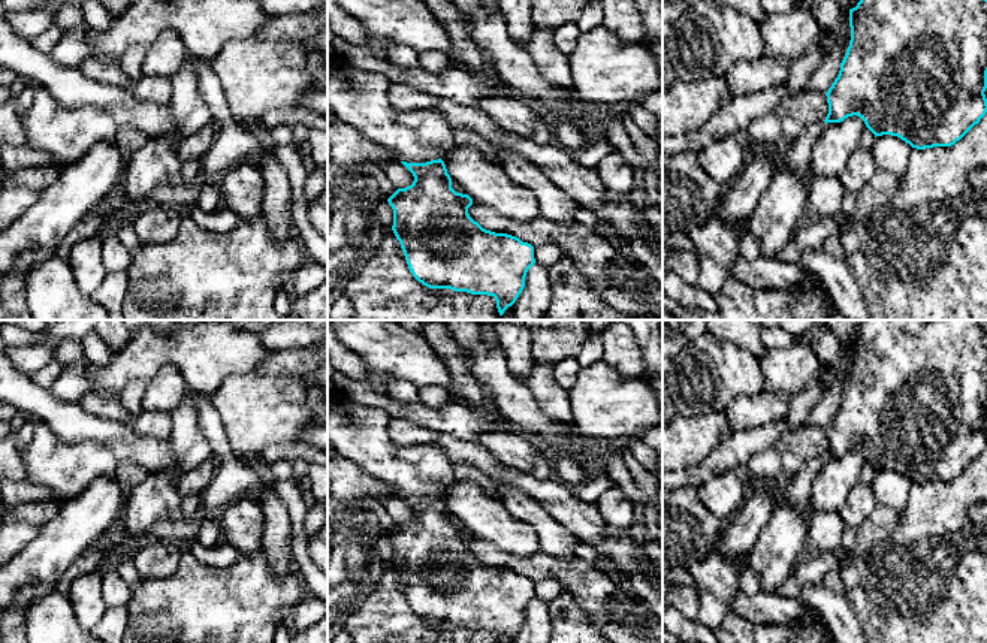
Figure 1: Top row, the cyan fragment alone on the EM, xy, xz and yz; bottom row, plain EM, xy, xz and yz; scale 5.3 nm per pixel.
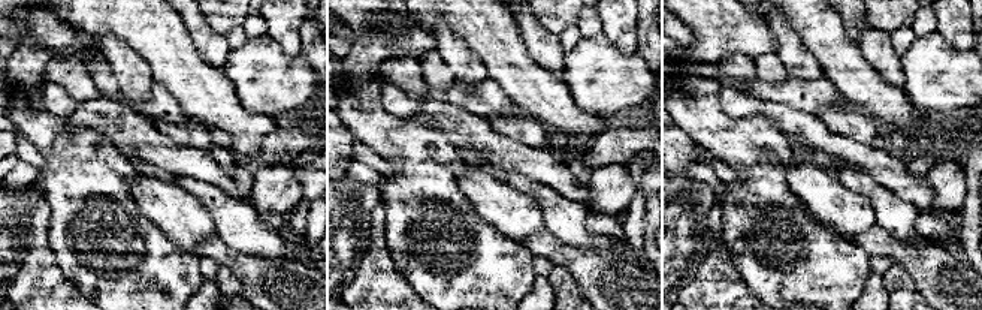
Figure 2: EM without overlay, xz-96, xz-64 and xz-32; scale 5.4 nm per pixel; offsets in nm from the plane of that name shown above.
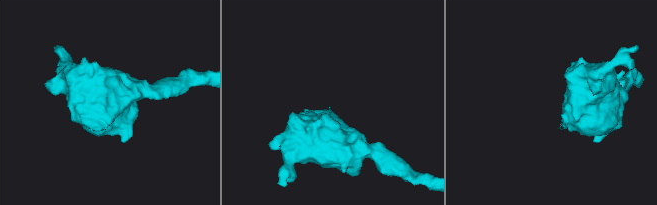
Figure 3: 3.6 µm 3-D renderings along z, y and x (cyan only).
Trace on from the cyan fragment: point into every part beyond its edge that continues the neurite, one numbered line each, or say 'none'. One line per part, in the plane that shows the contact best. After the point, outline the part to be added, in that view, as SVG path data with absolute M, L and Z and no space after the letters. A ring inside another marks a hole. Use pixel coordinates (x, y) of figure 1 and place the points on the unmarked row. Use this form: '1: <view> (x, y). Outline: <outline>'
1: xz (358, 432). Outline: M350 398L328 404L328 443L338 458L392 486L398 495L426 498L455 480L453 462L435 443L399 446L387 434L390 416Z

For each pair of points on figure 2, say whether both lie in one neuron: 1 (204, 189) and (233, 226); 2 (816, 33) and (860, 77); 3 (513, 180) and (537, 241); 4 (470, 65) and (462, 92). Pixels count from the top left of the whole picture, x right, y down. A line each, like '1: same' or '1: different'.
1: same
2: same
3: different
4: different

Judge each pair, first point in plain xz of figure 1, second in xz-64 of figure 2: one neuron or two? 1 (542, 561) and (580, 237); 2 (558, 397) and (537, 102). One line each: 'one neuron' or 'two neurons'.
1: two neurons
2: two neurons

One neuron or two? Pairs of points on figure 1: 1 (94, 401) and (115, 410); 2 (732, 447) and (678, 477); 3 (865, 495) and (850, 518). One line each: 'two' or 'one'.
1: one
2: one
3: one

